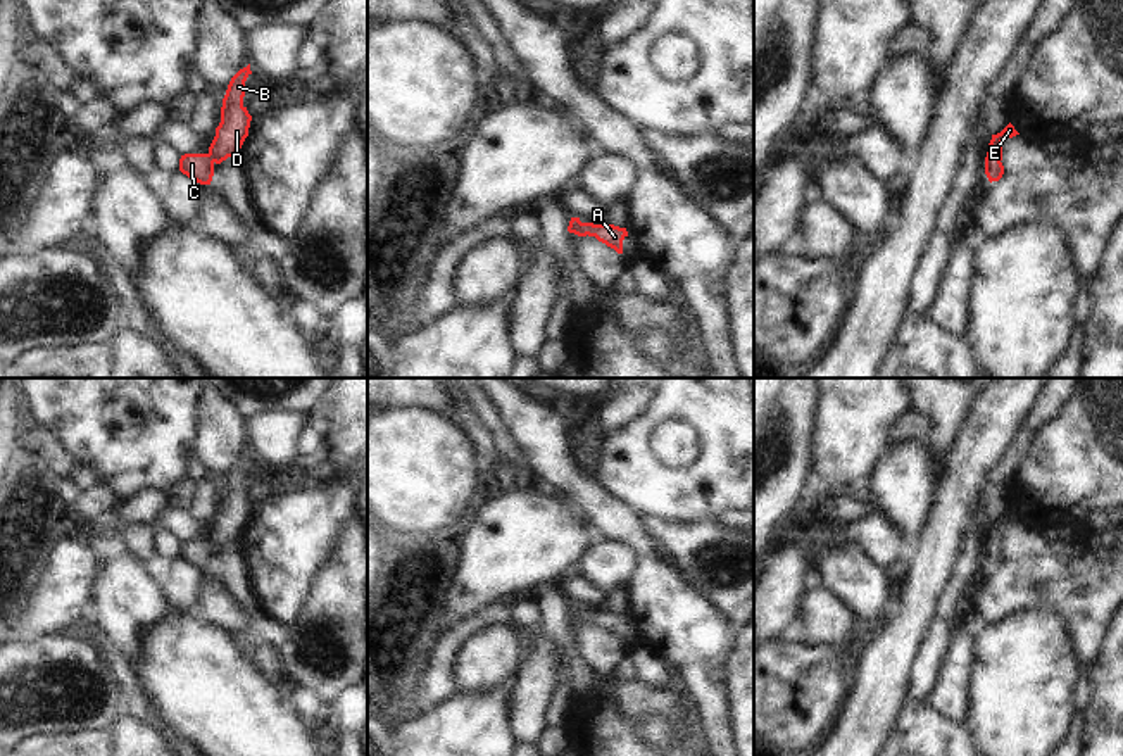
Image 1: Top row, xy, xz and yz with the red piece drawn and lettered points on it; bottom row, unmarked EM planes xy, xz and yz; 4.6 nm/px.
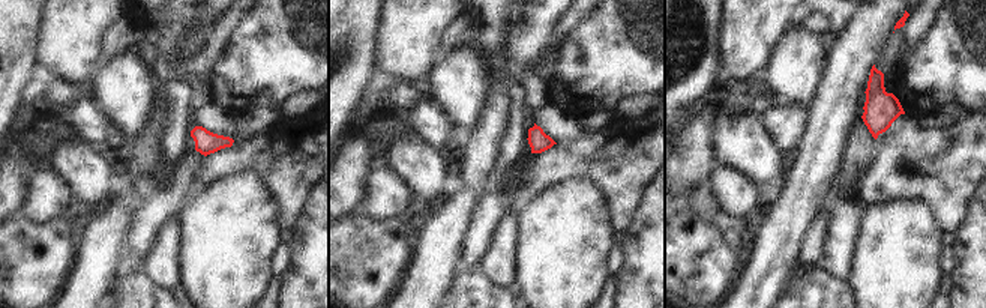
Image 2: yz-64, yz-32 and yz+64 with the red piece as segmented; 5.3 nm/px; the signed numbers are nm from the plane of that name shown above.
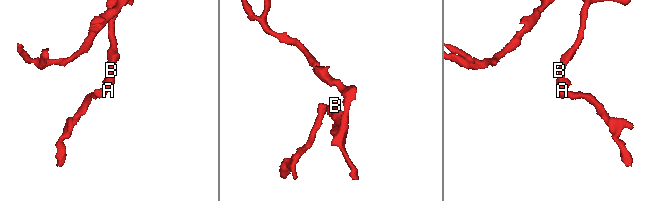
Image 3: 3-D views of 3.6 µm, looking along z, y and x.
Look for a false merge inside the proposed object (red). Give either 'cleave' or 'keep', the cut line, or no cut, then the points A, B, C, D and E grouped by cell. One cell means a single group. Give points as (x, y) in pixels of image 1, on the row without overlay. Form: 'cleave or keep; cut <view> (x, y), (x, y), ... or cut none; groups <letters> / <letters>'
keep; cut none; groups A B C D E

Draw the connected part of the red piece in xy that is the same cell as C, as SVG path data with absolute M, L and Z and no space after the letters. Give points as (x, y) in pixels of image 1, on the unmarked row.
M250 450L240 456L229 468L221 494L221 509L207 540L185 540L179 558L200 571L210 571L214 552L238 542L248 523L252 502L243 492L245 468L252 461Z

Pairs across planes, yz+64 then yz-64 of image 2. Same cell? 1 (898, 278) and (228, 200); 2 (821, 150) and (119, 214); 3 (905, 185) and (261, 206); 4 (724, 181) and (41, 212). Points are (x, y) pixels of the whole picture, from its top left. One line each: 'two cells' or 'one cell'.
1: one cell
2: one cell
3: two cells
4: one cell

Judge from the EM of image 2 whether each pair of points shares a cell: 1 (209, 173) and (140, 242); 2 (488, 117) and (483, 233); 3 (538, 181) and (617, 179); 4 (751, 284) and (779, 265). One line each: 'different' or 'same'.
1: different
2: different
3: same
4: same

